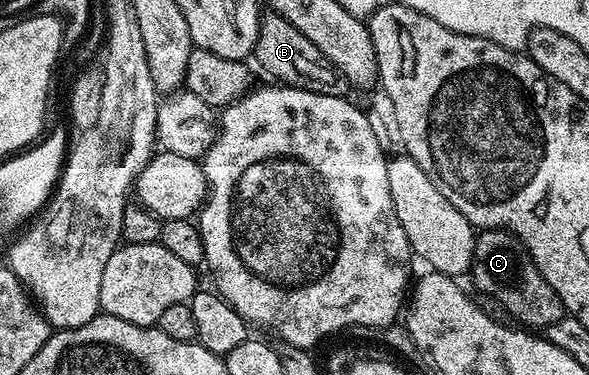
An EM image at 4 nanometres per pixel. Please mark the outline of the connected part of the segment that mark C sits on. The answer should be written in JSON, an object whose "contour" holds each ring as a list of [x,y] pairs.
{"contour":[[[484,229],[475,238],[473,259],[469,277],[485,296],[495,296],[503,304],[503,309],[520,326],[530,327],[535,331],[546,331],[550,325],[557,323],[565,315],[565,310],[557,291],[545,283],[541,271],[519,242],[519,238],[505,229]]]}

